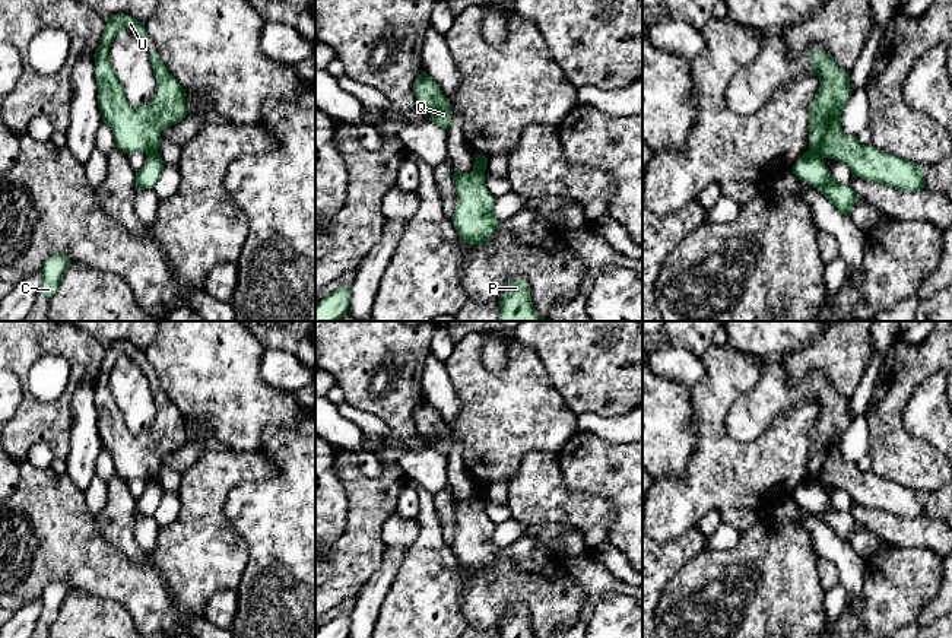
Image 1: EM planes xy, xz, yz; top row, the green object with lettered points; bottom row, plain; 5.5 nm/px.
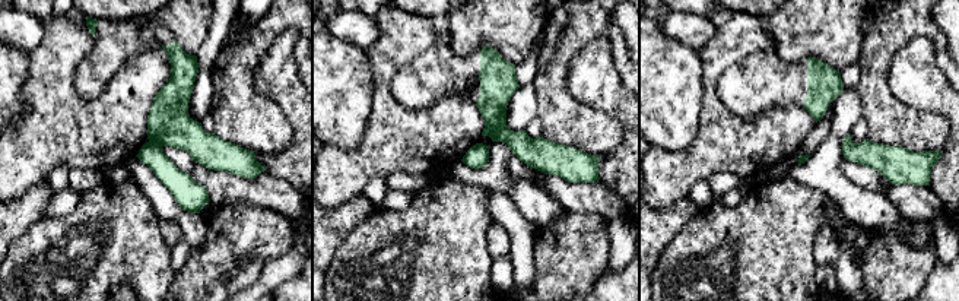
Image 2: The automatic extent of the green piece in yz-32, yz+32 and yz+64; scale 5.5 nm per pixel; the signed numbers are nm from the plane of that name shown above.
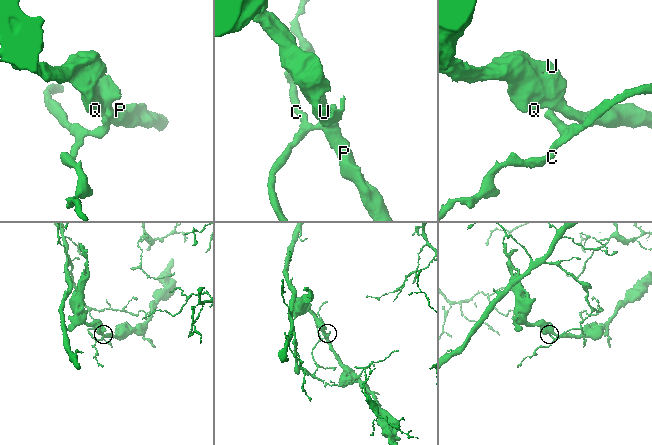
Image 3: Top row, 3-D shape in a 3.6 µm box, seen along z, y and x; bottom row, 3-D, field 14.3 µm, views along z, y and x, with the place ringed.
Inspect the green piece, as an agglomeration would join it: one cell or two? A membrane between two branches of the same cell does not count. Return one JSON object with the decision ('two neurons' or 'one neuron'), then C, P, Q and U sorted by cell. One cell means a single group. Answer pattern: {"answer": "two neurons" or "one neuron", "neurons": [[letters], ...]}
{"answer": "two neurons", "neurons": [["C"], ["P", "Q", "U"]]}

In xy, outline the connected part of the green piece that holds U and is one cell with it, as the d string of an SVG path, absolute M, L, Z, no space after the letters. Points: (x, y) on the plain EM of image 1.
M124 340L107 345L102 365L93 381L98 432L102 448L111 454L120 477L156 480L162 470L161 458L185 445L187 420L168 399L158 378L152 377L149 385L156 406L155 422L147 431L133 435L108 384L111 369L123 356L130 358L137 366L147 362L145 350L136 345Z

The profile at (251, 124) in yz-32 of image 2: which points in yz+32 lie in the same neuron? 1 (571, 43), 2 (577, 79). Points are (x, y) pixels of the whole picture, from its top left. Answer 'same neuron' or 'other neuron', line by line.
1: same neuron
2: other neuron

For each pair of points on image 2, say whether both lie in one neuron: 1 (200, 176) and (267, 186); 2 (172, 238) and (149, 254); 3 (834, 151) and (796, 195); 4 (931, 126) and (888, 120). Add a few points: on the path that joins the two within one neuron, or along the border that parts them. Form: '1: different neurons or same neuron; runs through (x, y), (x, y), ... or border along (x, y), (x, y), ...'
1: same neuron; runs through (216, 181), (222, 187), (251, 187)
2: different neurons; border along (159, 218), (159, 231), (171, 249)
3: different neurons; border along (796, 178), (807, 186), (823, 190), (829, 196)
4: same neuron; runs through (921, 126), (898, 124)

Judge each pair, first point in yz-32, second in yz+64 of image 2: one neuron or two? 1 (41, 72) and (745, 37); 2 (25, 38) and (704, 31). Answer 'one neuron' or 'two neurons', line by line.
1: one neuron
2: one neuron

